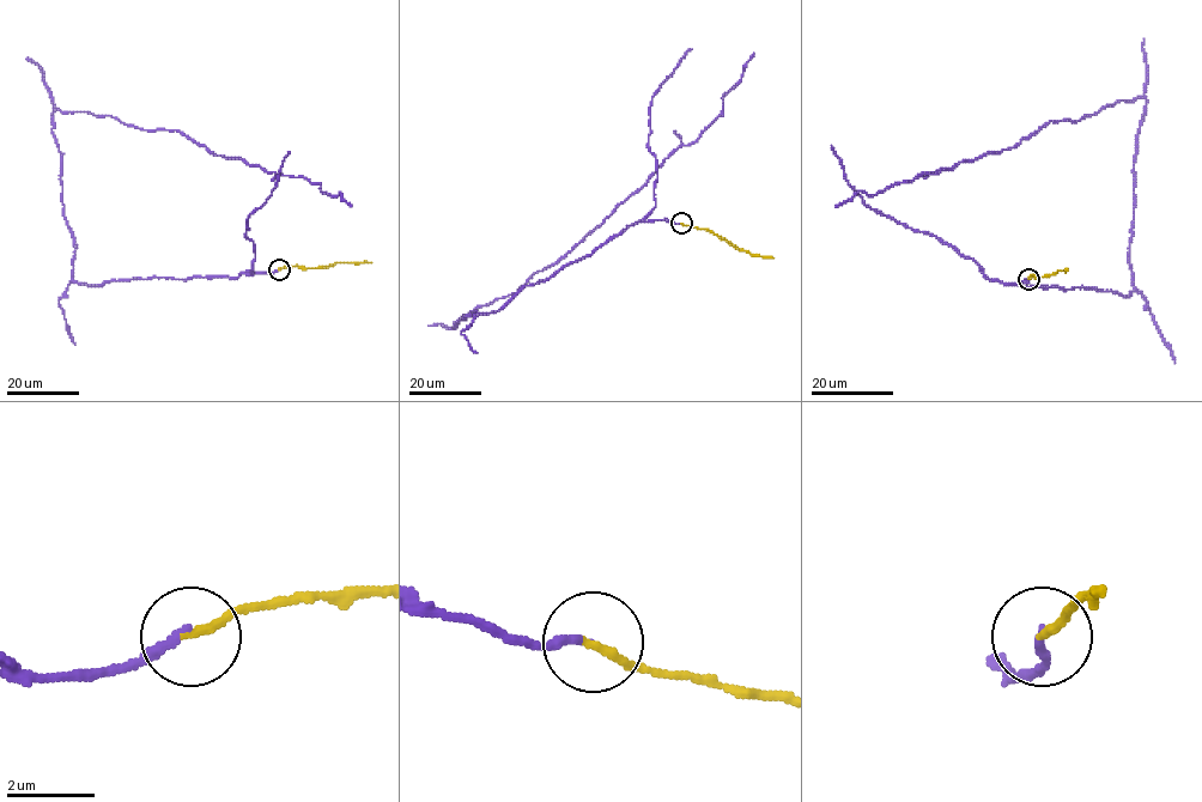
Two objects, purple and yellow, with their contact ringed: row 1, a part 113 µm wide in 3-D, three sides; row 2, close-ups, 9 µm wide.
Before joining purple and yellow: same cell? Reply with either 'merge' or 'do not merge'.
merge

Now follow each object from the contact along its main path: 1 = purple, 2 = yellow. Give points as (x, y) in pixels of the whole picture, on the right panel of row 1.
1: (1029, 278), (1027, 287), (1134, 290), (1143, 97), (1049, 121), (1008, 149), (836, 206)
2: (1029, 278), (1068, 269)

